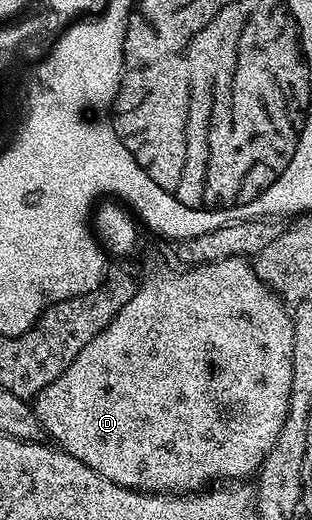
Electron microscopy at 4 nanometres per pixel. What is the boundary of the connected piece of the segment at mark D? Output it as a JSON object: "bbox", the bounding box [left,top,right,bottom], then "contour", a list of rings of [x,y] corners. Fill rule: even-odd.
{"bbox":[35,258,294,494],"contour":[[[230,258],[214,264],[189,266],[184,270],[177,270],[174,276],[142,283],[131,302],[127,302],[127,306],[123,306],[123,310],[119,310],[119,314],[115,314],[111,323],[102,332],[95,334],[95,338],[91,338],[91,342],[87,342],[83,350],[79,350],[75,362],[71,362],[71,366],[67,366],[67,370],[63,370],[63,374],[59,374],[55,382],[51,382],[51,386],[44,388],[35,397],[41,427],[56,447],[79,458],[79,462],[91,466],[95,474],[139,492],[192,494],[214,482],[248,481],[252,472],[252,476],[260,473],[262,464],[287,419],[288,399],[291,398],[294,317],[290,309],[285,308],[288,308],[286,301],[257,277],[256,267],[245,258]]]}

